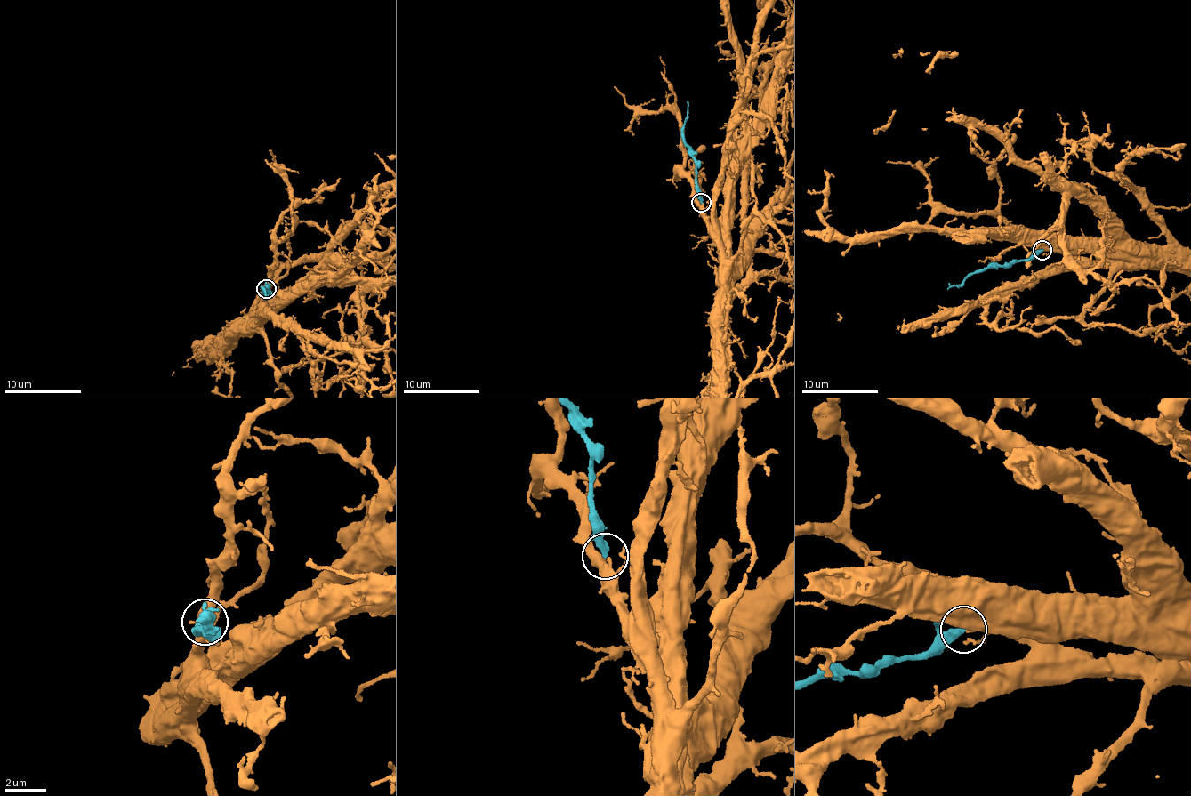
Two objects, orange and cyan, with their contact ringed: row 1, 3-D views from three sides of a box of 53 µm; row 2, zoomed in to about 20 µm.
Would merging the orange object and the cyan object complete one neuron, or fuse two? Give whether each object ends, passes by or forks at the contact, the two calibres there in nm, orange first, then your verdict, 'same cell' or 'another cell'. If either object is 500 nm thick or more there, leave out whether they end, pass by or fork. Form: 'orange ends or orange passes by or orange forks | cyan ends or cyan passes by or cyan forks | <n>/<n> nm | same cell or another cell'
orange passes by | cyan ends | 260/400 nm | same cell

